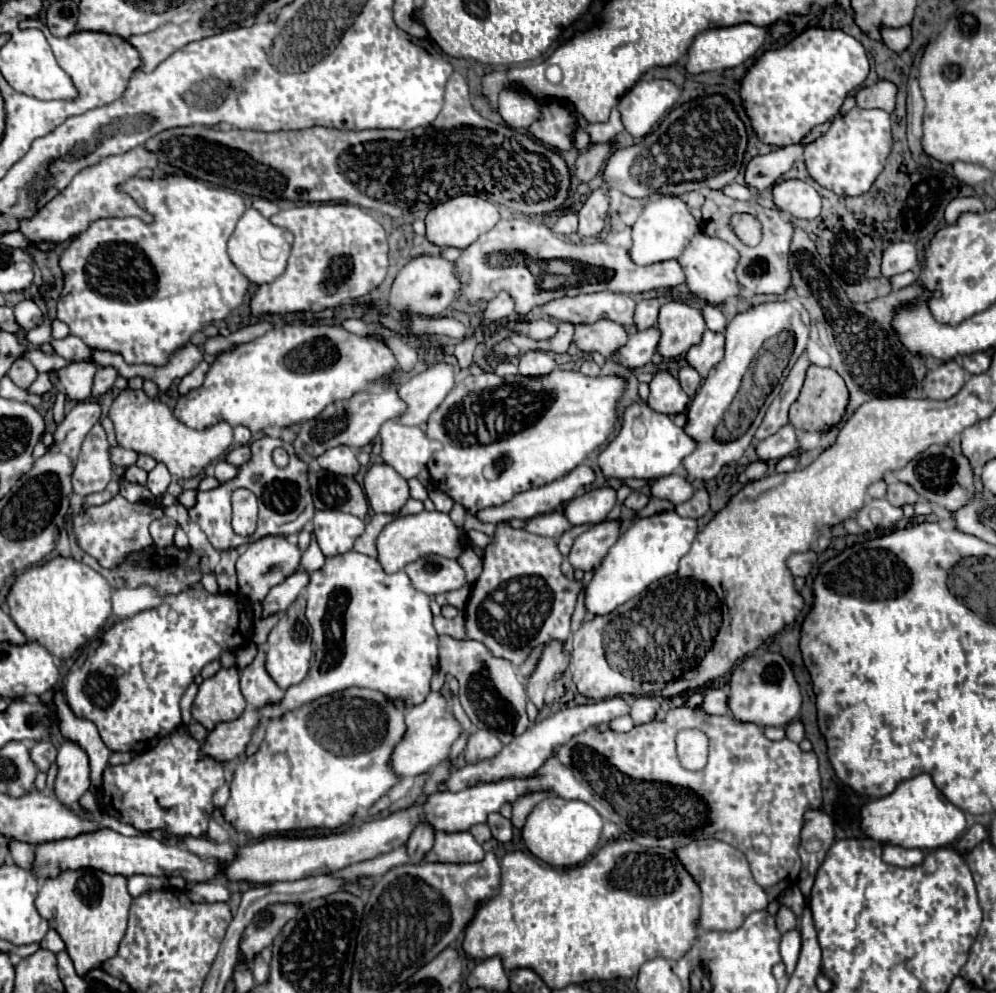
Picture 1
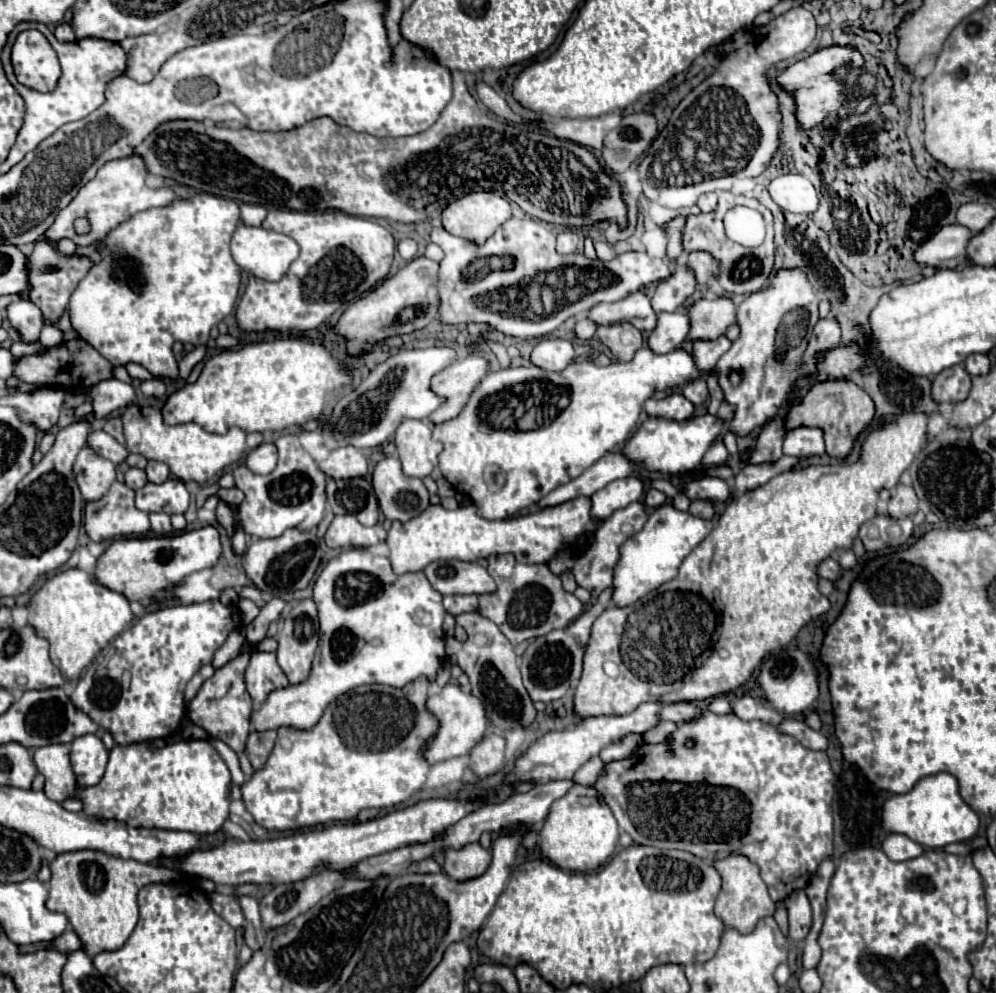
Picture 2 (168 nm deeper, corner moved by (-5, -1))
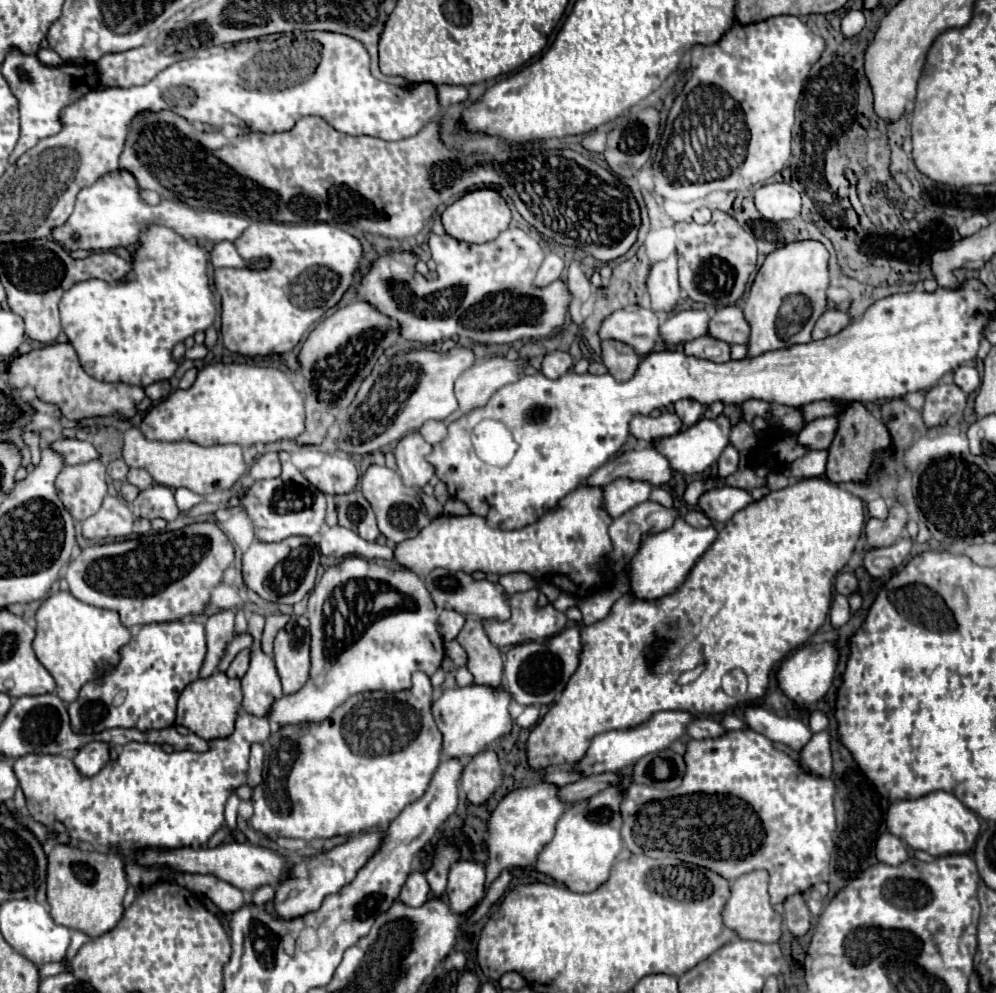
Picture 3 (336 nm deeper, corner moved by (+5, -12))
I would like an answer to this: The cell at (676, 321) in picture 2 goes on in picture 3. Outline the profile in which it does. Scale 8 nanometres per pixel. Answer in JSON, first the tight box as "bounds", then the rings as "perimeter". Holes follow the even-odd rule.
{"bounds":[660,310,708,344],"perimeter":[[[686,310],[666,318],[660,326],[660,334],[666,344],[684,344],[688,340],[704,336],[708,332],[708,322],[708,310]]]}

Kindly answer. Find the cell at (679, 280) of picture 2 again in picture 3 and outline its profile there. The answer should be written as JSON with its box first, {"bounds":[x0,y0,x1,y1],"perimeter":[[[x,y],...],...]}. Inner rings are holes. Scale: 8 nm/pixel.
{"bounds":[648,252,680,310],"perimeter":[[[676,252],[670,254],[666,260],[656,262],[648,276],[648,294],[652,300],[652,310],[674,310],[678,298],[680,298],[680,286],[678,286],[678,256]]]}

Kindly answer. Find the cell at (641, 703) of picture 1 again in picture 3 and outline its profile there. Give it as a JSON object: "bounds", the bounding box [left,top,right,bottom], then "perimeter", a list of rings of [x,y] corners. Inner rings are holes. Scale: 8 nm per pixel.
{"bounds":[688,718,726,740],"perimeter":[[[698,718],[688,726],[688,736],[696,738],[696,740],[716,738],[722,734],[726,734],[726,728],[720,722],[716,722],[714,718]]]}

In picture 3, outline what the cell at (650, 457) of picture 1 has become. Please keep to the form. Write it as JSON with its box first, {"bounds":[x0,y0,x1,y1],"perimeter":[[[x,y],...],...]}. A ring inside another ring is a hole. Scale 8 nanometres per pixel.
{"bounds":[654,414,730,476],"perimeter":[[[720,414],[714,420],[702,418],[698,420],[694,426],[678,432],[676,436],[664,438],[664,440],[656,440],[654,444],[660,444],[660,452],[664,452],[664,456],[668,456],[668,460],[672,460],[672,468],[676,468],[676,472],[690,476],[690,474],[702,474],[704,470],[708,470],[722,454],[722,450],[730,444],[730,418]]]}

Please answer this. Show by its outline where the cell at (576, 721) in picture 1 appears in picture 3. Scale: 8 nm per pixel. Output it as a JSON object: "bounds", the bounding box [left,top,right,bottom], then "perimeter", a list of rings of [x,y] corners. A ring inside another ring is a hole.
{"bounds":[572,712,696,776],"perimeter":[[[658,712],[654,714],[648,722],[636,726],[636,728],[628,728],[628,730],[614,730],[614,732],[604,732],[600,736],[596,736],[586,752],[586,756],[576,762],[572,768],[584,772],[586,776],[592,774],[602,774],[602,772],[618,772],[630,764],[634,764],[636,760],[644,758],[646,754],[658,752],[658,750],[666,750],[670,748],[670,744],[674,740],[678,740],[680,736],[686,734],[686,726],[696,720],[696,714],[692,712]]]}

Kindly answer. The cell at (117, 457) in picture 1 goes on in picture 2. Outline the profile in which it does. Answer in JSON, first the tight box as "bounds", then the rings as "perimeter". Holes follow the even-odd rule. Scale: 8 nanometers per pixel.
{"bounds":[88,431,128,465],"perimeter":[[[92,431],[88,437],[88,445],[102,457],[110,459],[114,465],[120,465],[126,461],[128,457],[128,449],[124,445],[120,445],[114,437],[110,437],[104,431]]]}

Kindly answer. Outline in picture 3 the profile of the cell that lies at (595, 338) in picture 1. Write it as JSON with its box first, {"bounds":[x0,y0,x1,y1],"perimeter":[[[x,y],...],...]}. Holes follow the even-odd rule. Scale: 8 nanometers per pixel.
{"bounds":[602,340,640,380],"perimeter":[[[616,340],[602,342],[602,360],[608,372],[616,376],[618,380],[630,380],[636,374],[638,364],[640,364],[638,354],[630,346],[620,344]]]}

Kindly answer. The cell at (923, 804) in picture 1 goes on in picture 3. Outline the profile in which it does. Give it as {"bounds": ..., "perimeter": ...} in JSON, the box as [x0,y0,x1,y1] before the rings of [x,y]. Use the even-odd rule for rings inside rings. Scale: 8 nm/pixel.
{"bounds":[888,792,980,856],"perimeter":[[[930,792],[916,800],[900,800],[888,808],[888,830],[904,840],[912,850],[924,850],[932,856],[968,852],[980,832],[978,816],[950,792]]]}

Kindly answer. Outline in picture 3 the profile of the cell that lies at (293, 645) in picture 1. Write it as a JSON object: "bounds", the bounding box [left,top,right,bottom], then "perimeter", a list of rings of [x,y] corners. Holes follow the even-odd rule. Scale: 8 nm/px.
{"bounds":[274,616,310,694],"perimeter":[[[304,616],[294,618],[278,632],[274,640],[274,660],[284,694],[298,692],[310,674],[310,632]]]}

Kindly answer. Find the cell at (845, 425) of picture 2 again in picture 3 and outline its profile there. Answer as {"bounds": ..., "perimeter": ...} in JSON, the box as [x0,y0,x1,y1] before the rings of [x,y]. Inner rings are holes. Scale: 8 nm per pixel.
{"bounds":[826,402,894,484],"perimeter":[[[852,402],[840,416],[840,432],[836,432],[836,440],[830,446],[828,464],[826,464],[826,478],[834,484],[864,482],[870,472],[876,452],[884,452],[884,450],[892,448],[892,444],[894,444],[894,440],[892,440],[888,428],[878,418],[874,418],[866,410],[866,406]]]}

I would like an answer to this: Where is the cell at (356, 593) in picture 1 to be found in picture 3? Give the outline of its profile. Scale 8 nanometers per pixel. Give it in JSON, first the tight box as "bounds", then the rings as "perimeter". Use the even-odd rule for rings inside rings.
{"bounds":[270,556,444,726],"perimeter":[[[358,556],[346,558],[344,562],[330,566],[318,580],[316,588],[308,598],[308,620],[312,634],[310,678],[298,692],[282,696],[272,706],[270,718],[276,720],[280,726],[326,720],[348,696],[358,692],[406,690],[412,686],[412,674],[416,670],[422,670],[432,676],[440,668],[444,658],[444,640],[438,634],[436,606],[424,582],[410,570],[390,570],[386,566],[376,564],[374,560],[364,560]],[[382,596],[390,598],[394,606],[384,610],[384,606],[380,604]]]}

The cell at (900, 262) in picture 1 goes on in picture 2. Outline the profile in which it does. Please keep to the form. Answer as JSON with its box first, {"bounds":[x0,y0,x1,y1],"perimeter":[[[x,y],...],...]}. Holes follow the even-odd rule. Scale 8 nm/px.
{"bounds":[912,225,974,269],"perimeter":[[[962,225],[942,227],[932,239],[920,245],[912,259],[920,265],[930,265],[936,269],[956,269],[964,267],[966,261],[966,245],[974,233]]]}

